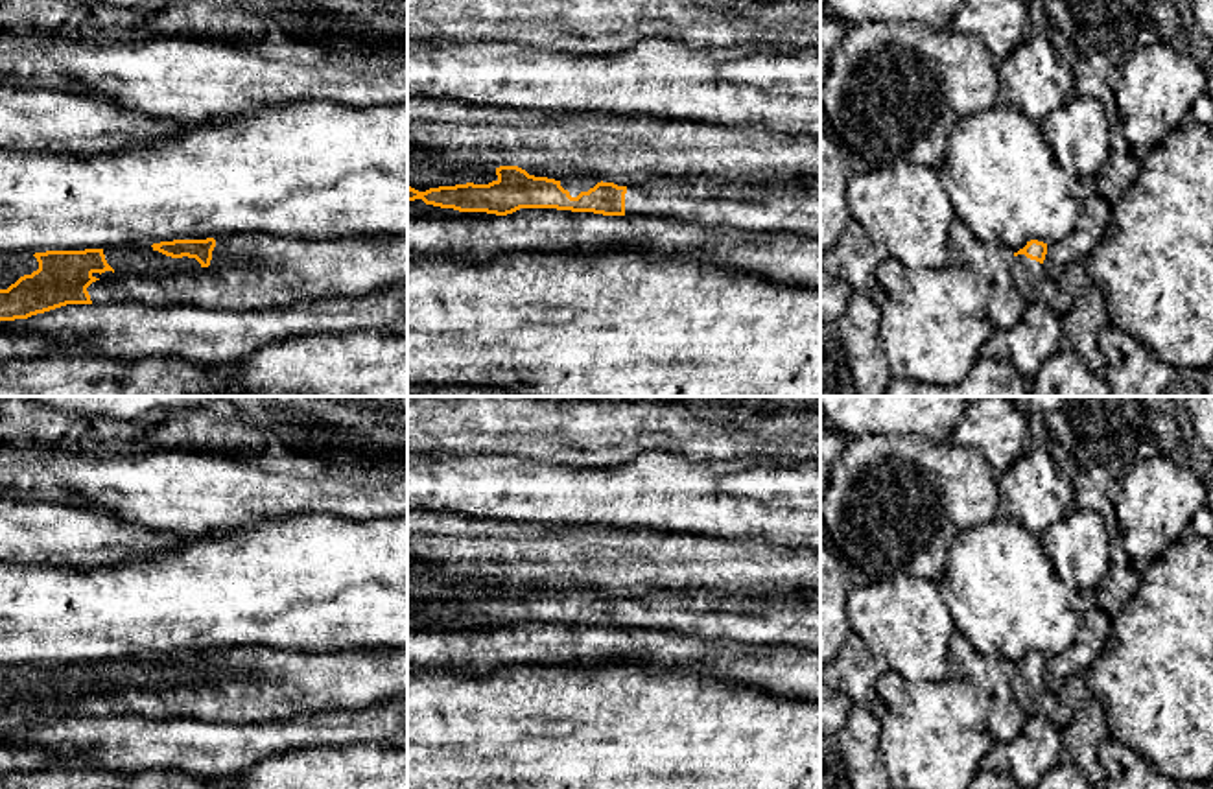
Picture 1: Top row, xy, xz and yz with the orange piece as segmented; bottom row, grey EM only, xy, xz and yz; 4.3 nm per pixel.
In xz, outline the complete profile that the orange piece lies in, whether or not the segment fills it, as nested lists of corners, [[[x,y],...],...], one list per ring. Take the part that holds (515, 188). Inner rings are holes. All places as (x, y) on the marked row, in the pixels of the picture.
[[[518,166],[496,168],[498,179],[489,184],[455,184],[439,186],[418,192],[407,184],[407,201],[422,199],[426,205],[453,208],[459,212],[487,212],[507,216],[520,208],[557,208],[571,212],[594,212],[603,216],[647,216],[647,218],[675,218],[693,221],[702,227],[728,225],[750,232],[796,232],[804,236],[820,236],[820,177],[800,181],[769,181],[763,184],[748,184],[743,181],[713,179],[706,175],[688,177],[660,177],[634,186],[618,186],[584,175],[568,175],[562,181],[535,177]]]

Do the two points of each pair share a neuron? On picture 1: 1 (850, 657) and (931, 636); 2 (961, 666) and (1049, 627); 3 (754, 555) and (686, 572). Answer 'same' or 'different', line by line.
1: different
2: different
3: same

